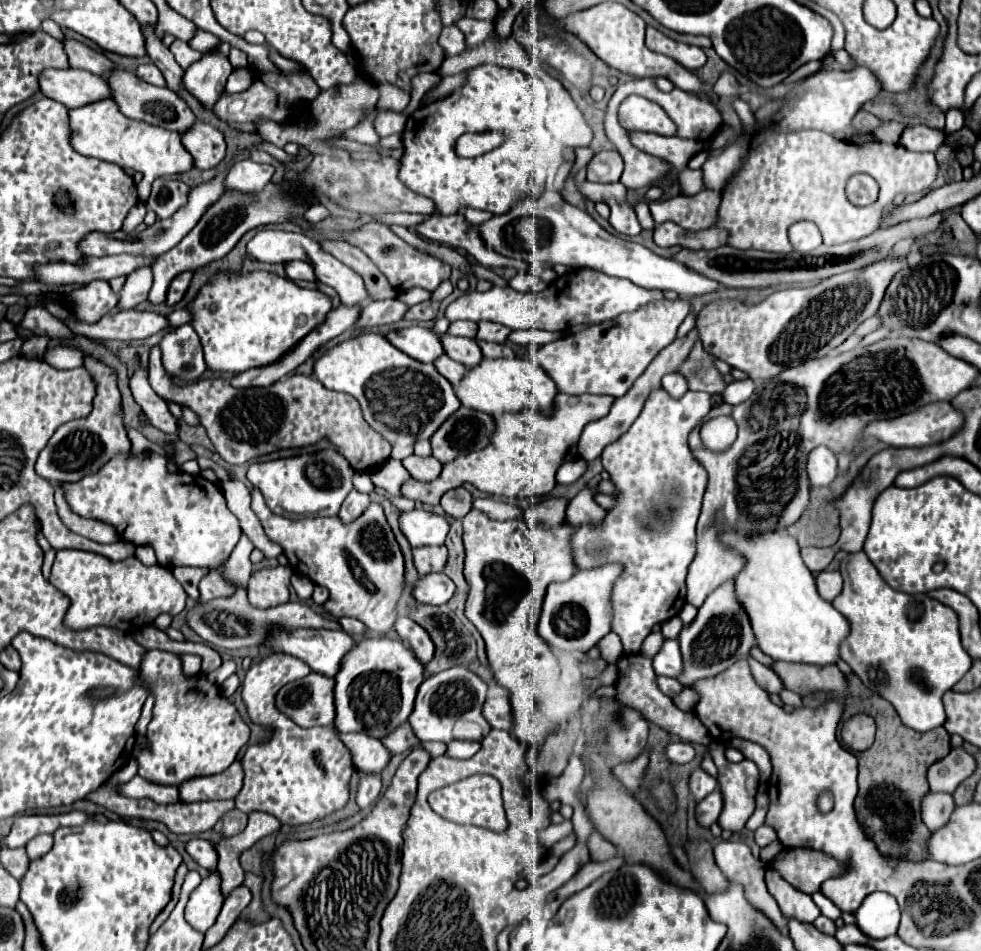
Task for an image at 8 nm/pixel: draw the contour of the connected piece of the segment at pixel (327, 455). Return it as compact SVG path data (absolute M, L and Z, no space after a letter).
M334 448L306 456L292 456L284 460L252 464L246 474L252 486L264 494L266 506L278 516L282 516L282 510L286 514L336 516L344 498L352 490L352 476L354 470L348 466L344 456L336 454Z

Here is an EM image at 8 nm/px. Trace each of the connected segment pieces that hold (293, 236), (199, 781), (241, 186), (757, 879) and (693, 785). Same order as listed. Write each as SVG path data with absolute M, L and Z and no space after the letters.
M260 230L250 242L248 242L248 254L252 254L256 260L260 262L290 262L290 260L304 260L314 268L314 274L320 282L328 284L330 288L334 288L340 296L340 302L346 306L354 306L354 304L362 304L368 300L368 294L364 290L364 282L360 276L356 276L356 272L352 268L348 268L346 264L342 264L340 260L336 260L332 254L328 254L318 240L308 238L302 232L284 232L284 230Z
M234 760L234 762L232 762L224 772L220 772L220 774L186 780L186 782L182 782L182 784L178 786L180 800L184 800L184 802L198 802L198 800L228 800L228 798L234 798L234 796L240 792L240 786L242 786L240 774L244 774L242 764L240 764L240 760Z
M252 160L238 162L232 166L226 178L226 188L242 194L258 194L272 178L272 166L256 164Z
M720 842L714 846L714 858L720 870L726 874L726 878L734 884L744 886L746 900L760 910L770 922L780 928L782 926L782 912L776 904L776 900L768 894L764 884L766 864L762 860L756 860L750 852L750 848L744 842Z
M702 768L694 770L690 776L690 792L694 794L694 798L700 802L702 798L706 798L706 794L714 792L714 788L718 786L716 778L712 778L710 774L706 774Z

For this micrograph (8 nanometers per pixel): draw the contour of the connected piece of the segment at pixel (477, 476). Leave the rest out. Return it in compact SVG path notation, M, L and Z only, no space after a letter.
M556 394L552 414L542 414L530 408L498 414L494 416L494 432L486 448L458 456L452 462L444 464L440 476L432 482L420 482L414 478L406 480L400 492L404 498L430 506L440 504L440 496L444 496L448 490L460 488L462 484L472 484L486 494L504 498L546 496L556 486L556 470L564 462L578 458L578 440L584 426L604 418L612 402L614 398L604 394Z

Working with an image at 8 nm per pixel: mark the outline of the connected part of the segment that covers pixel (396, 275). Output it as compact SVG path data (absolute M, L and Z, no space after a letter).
M370 222L370 224L366 224L364 228L360 228L356 232L344 234L344 238L346 238L346 242L358 246L380 268L380 272L388 278L388 282L392 284L392 288L398 290L398 292L404 292L404 290L408 290L412 286L420 286L424 290L434 292L440 286L440 282L444 282L444 280L450 278L450 264L446 264L444 260L438 260L434 256L418 252L416 248L412 248L410 244L406 244L402 238L398 238L384 224Z

